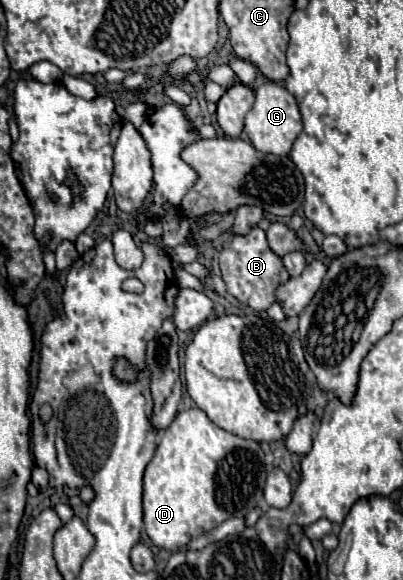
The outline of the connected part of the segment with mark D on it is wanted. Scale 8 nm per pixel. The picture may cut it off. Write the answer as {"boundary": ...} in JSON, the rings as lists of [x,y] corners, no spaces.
{"boundary":[[[190,408],[180,412],[174,422],[166,428],[156,454],[146,466],[144,472],[144,528],[154,546],[176,552],[186,546],[192,538],[214,530],[228,518],[246,516],[262,500],[262,490],[266,482],[266,464],[264,452],[258,442],[234,436],[218,428],[200,408]]]}

